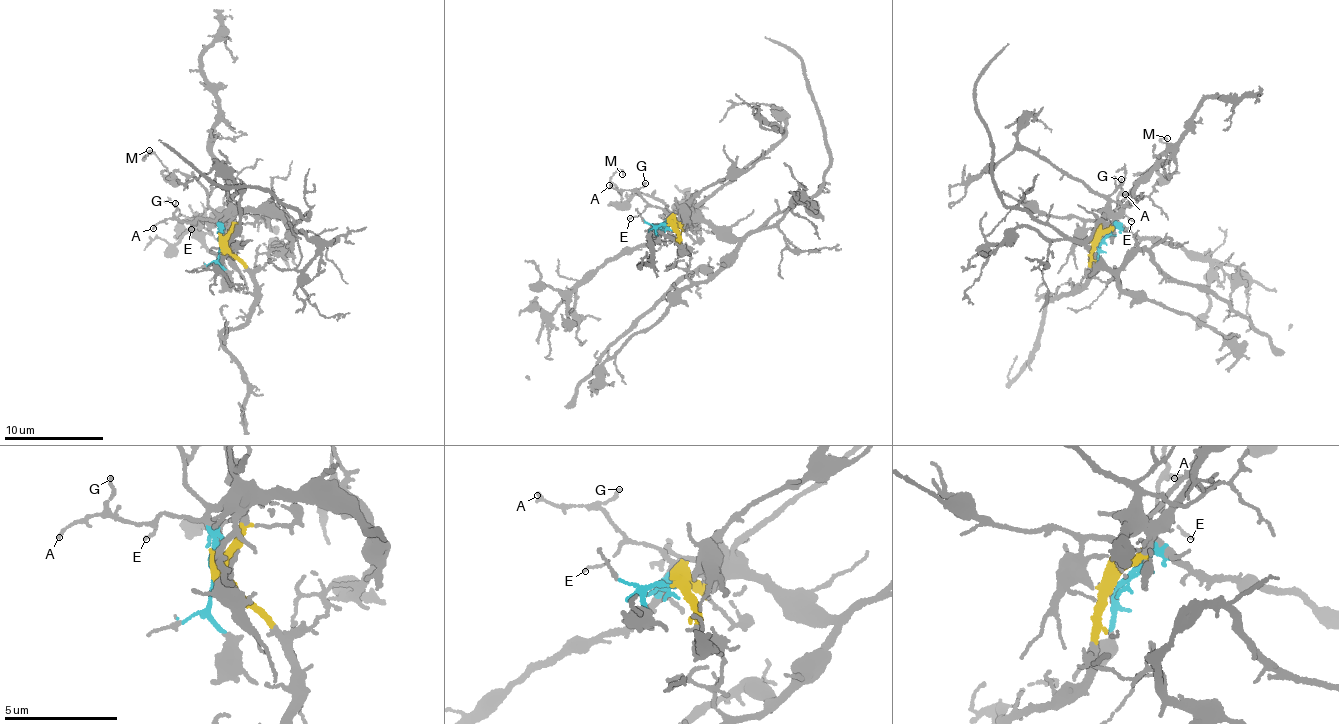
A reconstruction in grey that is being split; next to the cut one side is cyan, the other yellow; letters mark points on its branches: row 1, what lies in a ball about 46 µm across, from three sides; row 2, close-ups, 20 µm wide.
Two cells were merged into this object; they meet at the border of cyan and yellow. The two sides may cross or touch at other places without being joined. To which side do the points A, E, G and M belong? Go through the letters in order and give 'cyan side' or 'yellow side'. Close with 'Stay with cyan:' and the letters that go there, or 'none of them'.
A: cyan side
E: cyan side
G: cyan side
M: cyan side
Stay with cyan: A, E, G, M

